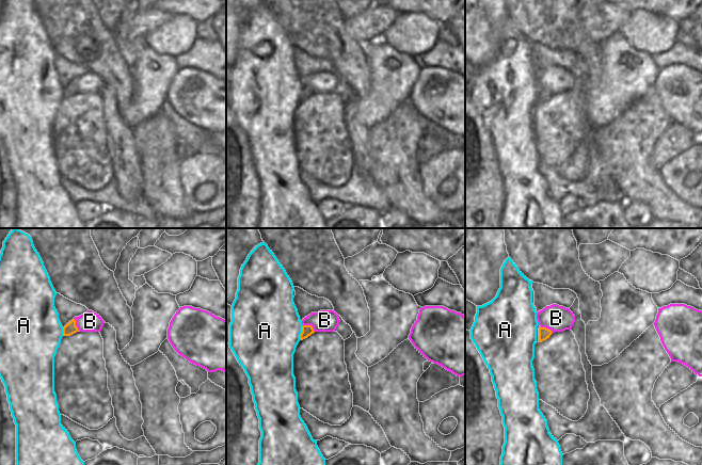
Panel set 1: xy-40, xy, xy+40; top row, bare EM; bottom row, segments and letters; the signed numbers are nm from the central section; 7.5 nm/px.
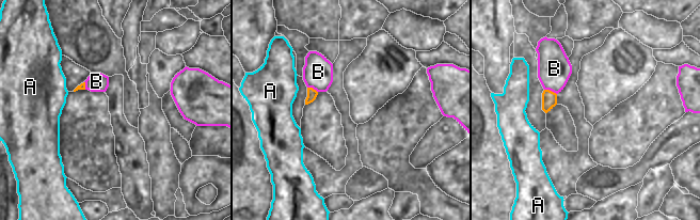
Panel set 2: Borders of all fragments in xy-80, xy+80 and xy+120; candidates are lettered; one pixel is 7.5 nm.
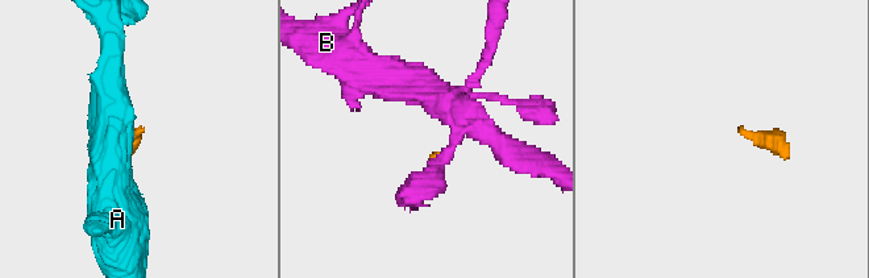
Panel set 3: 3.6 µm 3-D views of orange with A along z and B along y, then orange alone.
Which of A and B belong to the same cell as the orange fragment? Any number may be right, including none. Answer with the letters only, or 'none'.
none.

